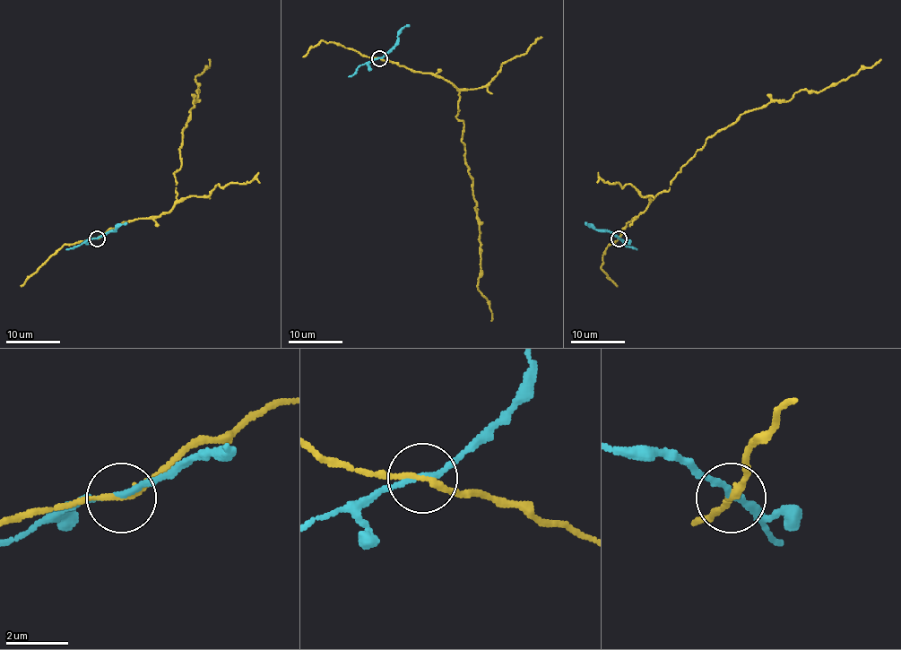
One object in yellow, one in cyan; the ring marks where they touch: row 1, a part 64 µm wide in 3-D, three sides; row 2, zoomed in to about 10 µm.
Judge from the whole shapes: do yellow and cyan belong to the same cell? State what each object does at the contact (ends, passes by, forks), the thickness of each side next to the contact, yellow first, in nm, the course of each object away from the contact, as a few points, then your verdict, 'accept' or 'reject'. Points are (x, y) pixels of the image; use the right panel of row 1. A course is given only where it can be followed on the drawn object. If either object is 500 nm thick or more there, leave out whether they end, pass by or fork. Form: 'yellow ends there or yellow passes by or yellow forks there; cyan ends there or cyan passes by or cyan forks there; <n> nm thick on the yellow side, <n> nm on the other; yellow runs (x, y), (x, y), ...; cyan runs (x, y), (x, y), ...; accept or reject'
yellow passes by; cyan passes by; 200 nm thick on the yellow side, 160 nm on the other; yellow runs (619, 238), (628, 222), (669, 190), (707, 139), (743, 113), (788, 101), (801, 90), (822, 91), (880, 58); cyan runs (618, 238), (609, 232), (592, 228), (584, 222); reject

